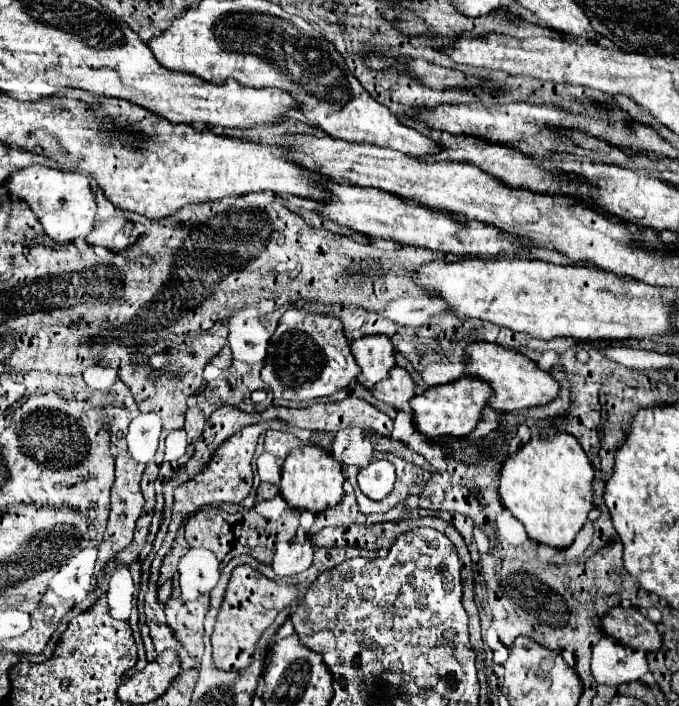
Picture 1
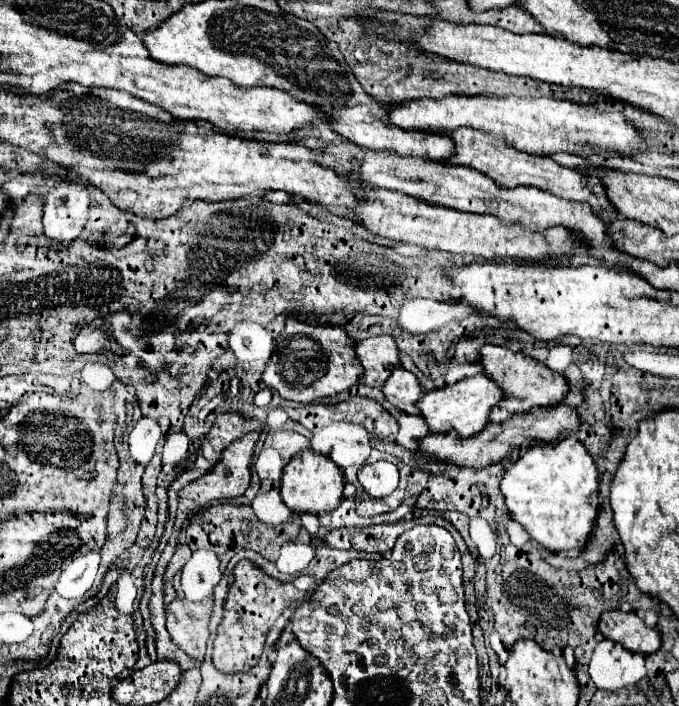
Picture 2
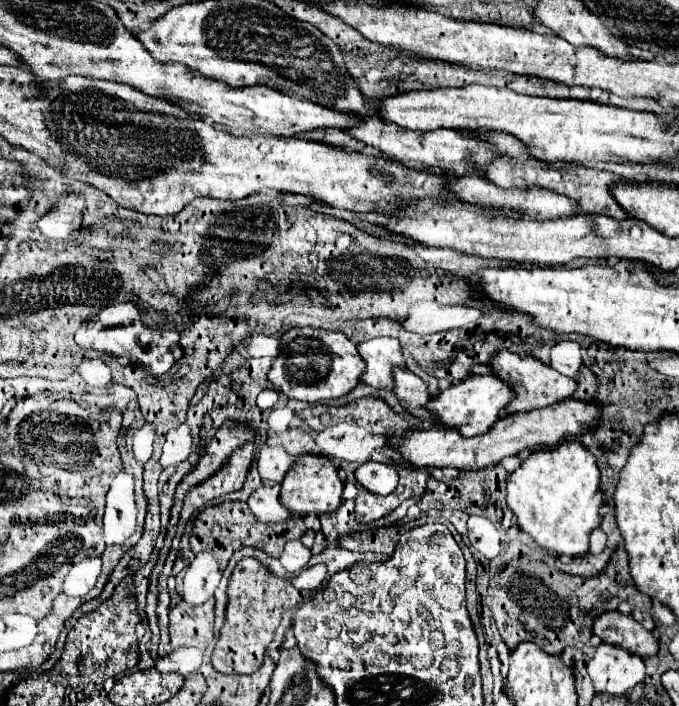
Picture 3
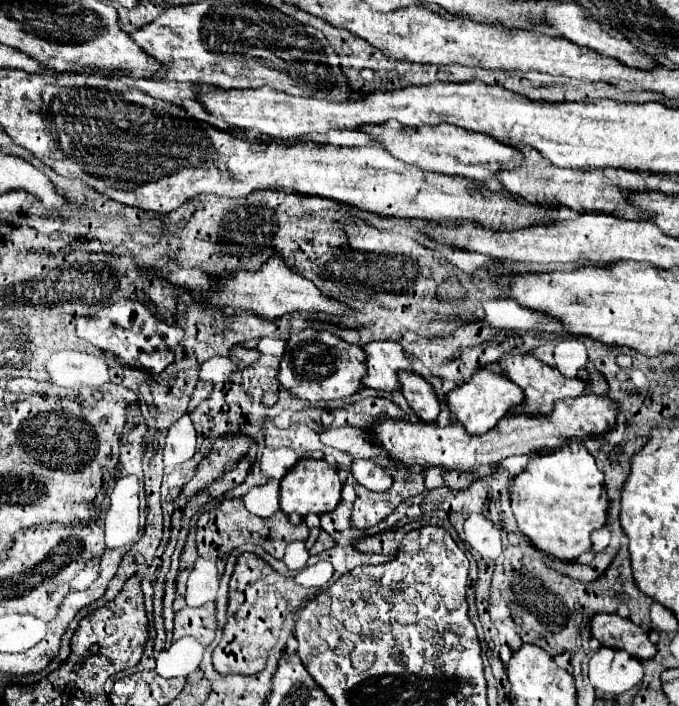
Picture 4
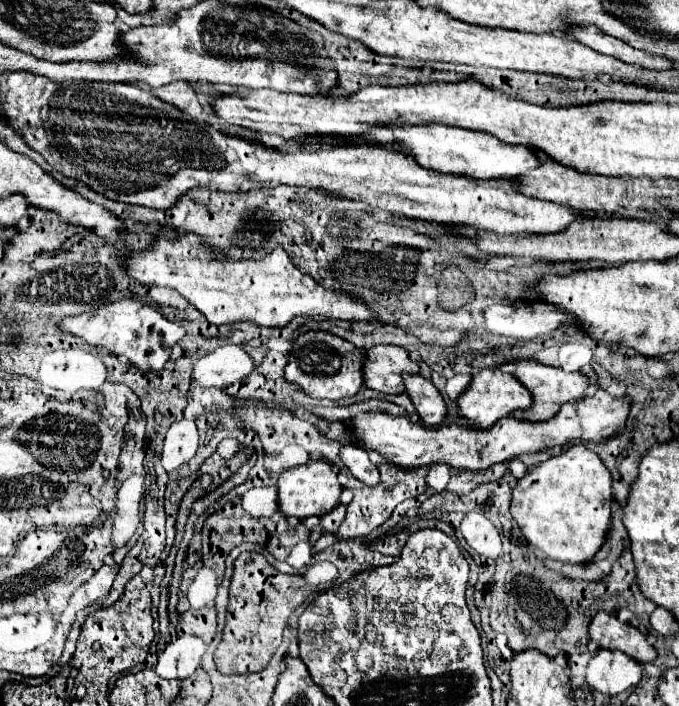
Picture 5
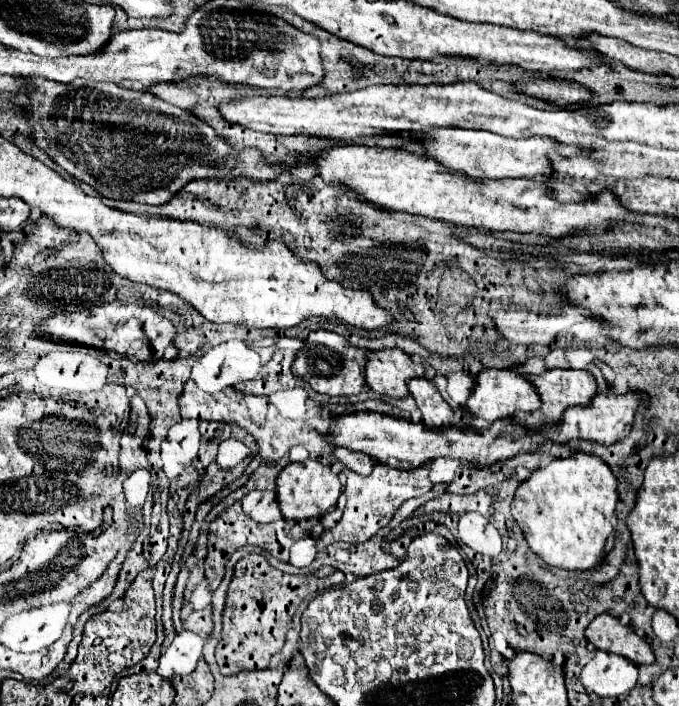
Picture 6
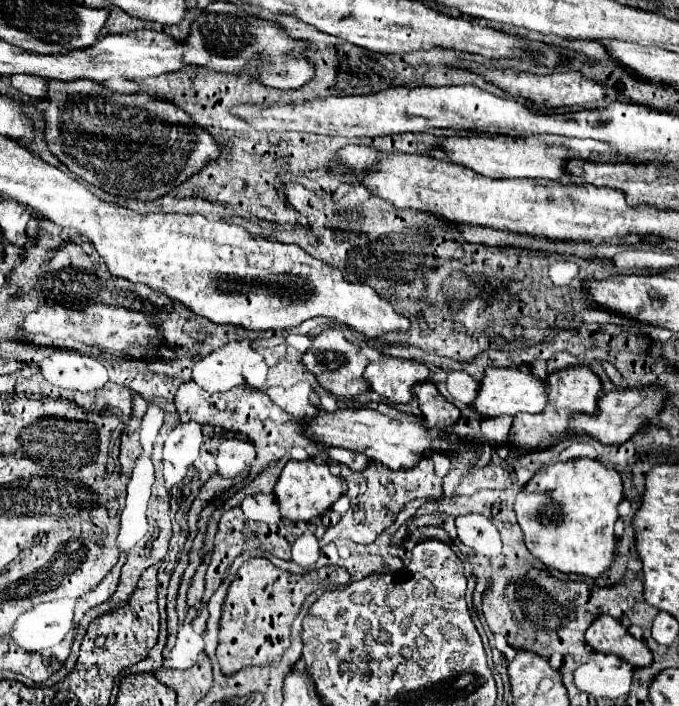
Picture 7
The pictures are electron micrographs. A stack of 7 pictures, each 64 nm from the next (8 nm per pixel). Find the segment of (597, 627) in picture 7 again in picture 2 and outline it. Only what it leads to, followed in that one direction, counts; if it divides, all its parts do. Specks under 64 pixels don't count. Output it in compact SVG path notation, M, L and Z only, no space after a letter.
M608 610L600 616L598 630L604 638L616 640L624 648L632 652L640 652L644 656L654 654L660 648L660 634L656 628L648 628L636 612L620 612Z

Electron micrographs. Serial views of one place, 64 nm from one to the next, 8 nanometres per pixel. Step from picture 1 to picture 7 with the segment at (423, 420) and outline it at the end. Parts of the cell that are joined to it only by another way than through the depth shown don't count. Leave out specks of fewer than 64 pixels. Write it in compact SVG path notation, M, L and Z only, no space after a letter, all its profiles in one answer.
M486 368L484 378L480 380L480 388L478 388L478 396L472 402L472 408L482 416L482 418L498 418L504 414L516 416L520 412L530 412L530 414L538 414L542 412L542 408L546 406L546 388L544 388L544 380L526 374L518 368Z

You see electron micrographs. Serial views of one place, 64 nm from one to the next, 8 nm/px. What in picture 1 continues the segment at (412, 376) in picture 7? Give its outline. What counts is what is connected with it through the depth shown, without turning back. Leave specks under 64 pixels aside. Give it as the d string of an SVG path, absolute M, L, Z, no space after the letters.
M362 336L350 342L350 350L360 366L360 374L356 380L364 384L364 388L372 388L384 376L388 376L394 362L394 348L388 336Z

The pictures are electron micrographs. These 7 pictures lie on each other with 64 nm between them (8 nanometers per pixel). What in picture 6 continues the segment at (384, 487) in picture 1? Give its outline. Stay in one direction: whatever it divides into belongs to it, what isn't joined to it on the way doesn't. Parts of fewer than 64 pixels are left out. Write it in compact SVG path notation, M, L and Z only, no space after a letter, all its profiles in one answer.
M342 446L334 450L334 460L342 462L348 470L352 470L352 472L356 472L360 476L368 476L372 472L372 468L374 468L374 462L372 462L372 458L368 454L354 452L354 450L342 448Z

